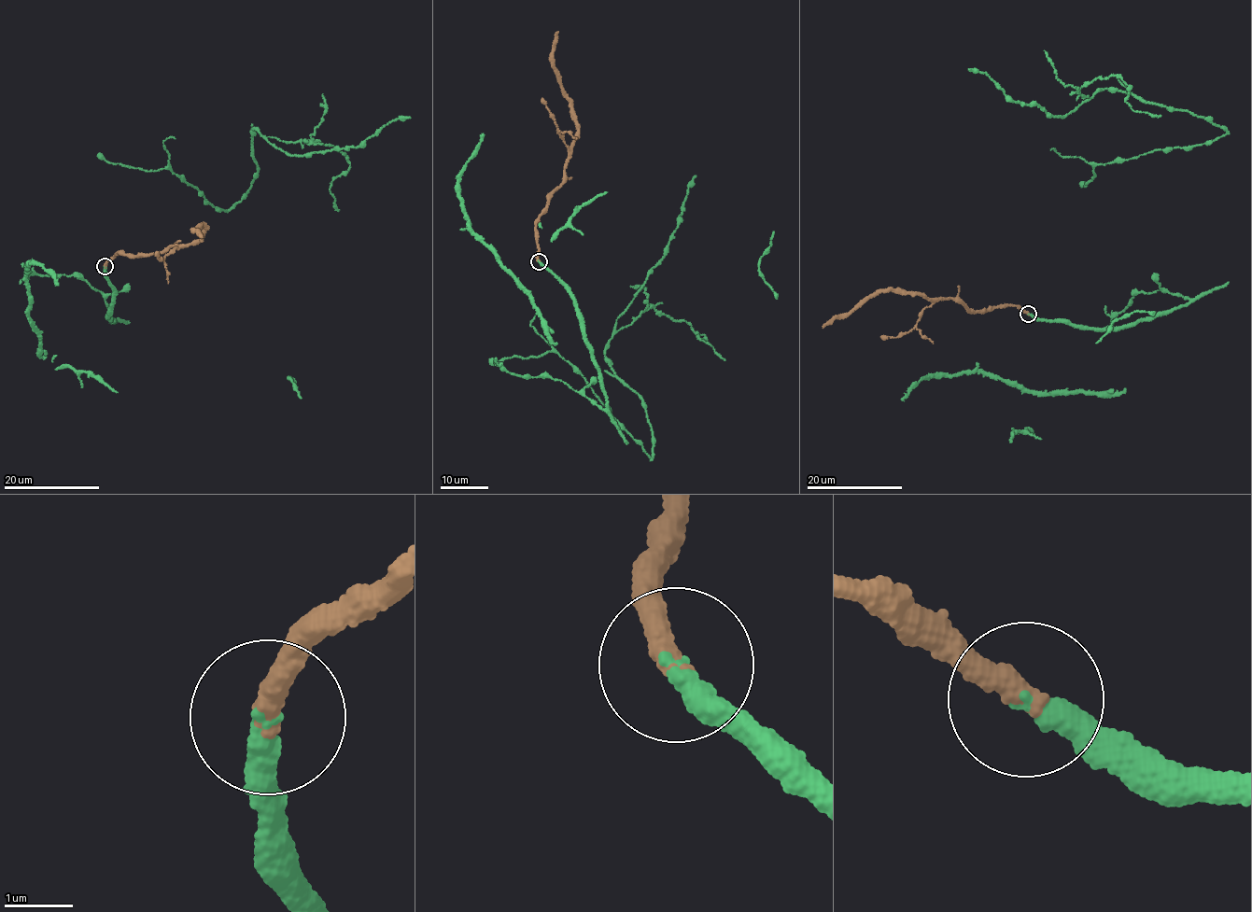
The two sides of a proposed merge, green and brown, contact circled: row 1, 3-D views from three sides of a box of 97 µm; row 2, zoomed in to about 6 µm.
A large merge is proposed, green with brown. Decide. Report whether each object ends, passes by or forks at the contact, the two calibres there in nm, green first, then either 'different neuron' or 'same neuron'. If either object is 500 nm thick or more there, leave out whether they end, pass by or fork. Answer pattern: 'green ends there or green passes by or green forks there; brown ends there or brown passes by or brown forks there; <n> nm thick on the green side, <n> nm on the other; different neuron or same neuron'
green ends there; brown ends there; 360 nm thick on the green side, 360 nm on the other; same neuron

